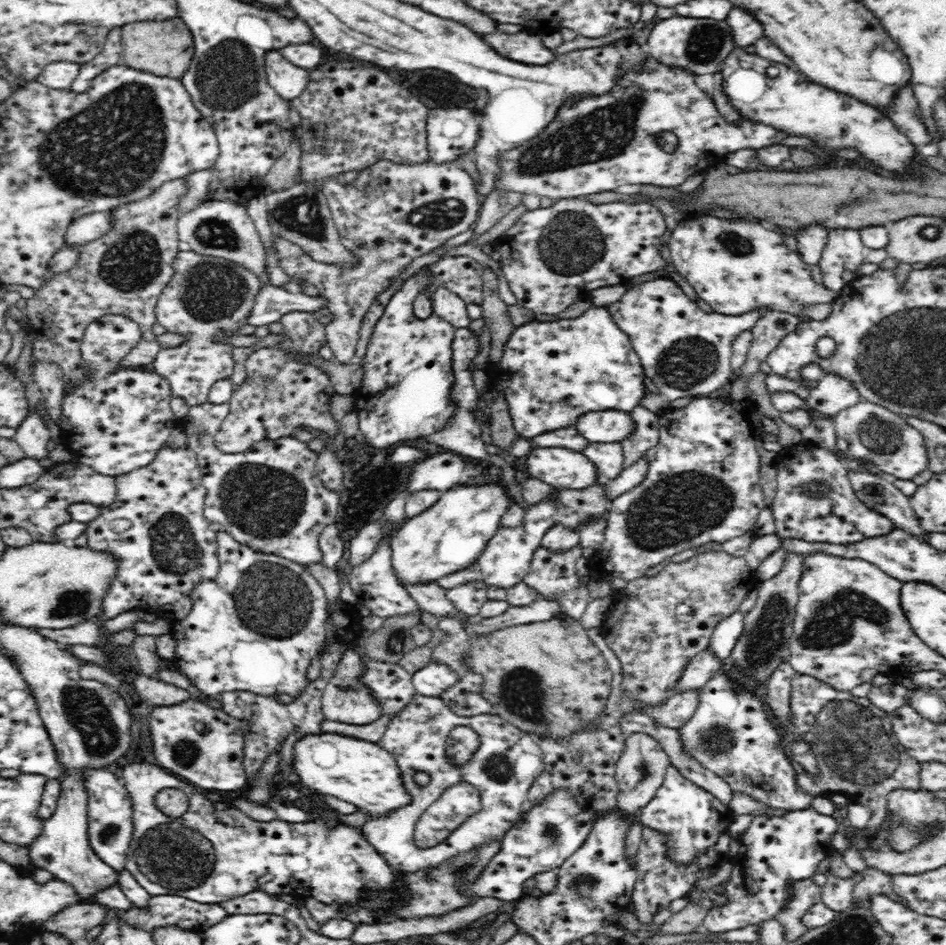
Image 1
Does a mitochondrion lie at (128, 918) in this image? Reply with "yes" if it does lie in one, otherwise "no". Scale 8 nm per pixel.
no

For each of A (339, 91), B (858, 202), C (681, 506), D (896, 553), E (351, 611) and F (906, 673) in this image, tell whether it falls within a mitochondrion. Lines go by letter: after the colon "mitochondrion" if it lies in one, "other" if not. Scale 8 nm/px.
A: other
B: mitochondrion
C: mitochondrion
D: other
E: other
F: other

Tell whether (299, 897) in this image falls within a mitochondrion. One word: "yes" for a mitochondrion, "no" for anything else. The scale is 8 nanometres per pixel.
no

